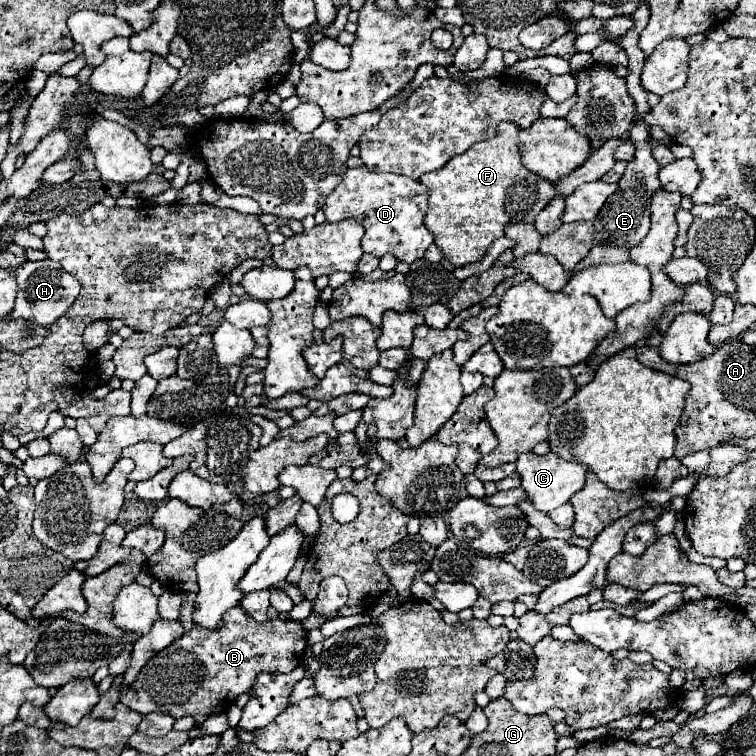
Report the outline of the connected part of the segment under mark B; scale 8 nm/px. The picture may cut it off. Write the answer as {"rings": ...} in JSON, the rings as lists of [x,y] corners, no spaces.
{"rings":[[[241,606],[223,616],[219,630],[193,626],[189,634],[153,656],[139,672],[133,686],[125,690],[121,702],[139,712],[169,712],[175,718],[195,716],[201,724],[207,716],[227,712],[241,692],[247,692],[259,672],[291,672],[303,660],[307,630],[297,620],[257,622]]]}

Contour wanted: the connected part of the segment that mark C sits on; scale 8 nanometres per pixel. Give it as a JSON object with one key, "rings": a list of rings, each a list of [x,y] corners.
{"rings":[[[535,452],[521,454],[517,460],[517,472],[521,476],[521,488],[529,496],[529,502],[541,512],[551,512],[569,502],[569,498],[583,488],[587,476],[587,468],[583,464],[567,462],[553,452],[547,452],[545,456],[537,456]]]}

